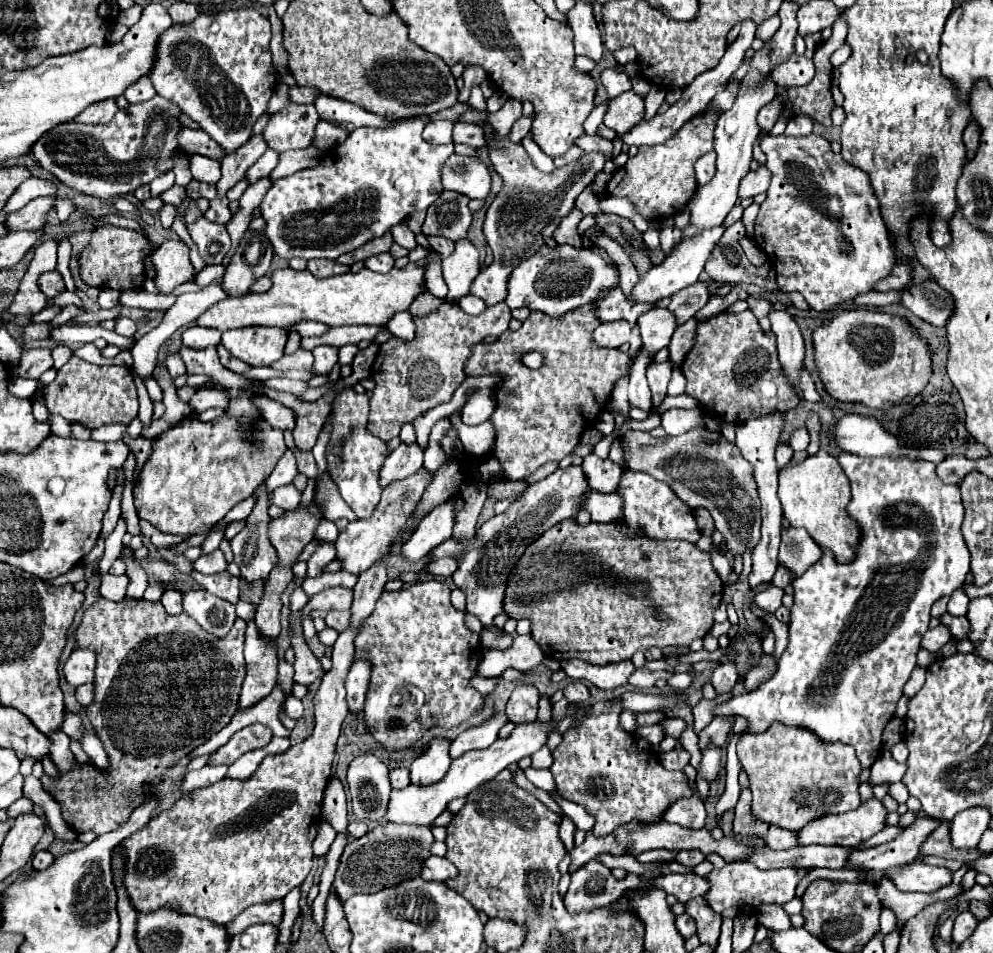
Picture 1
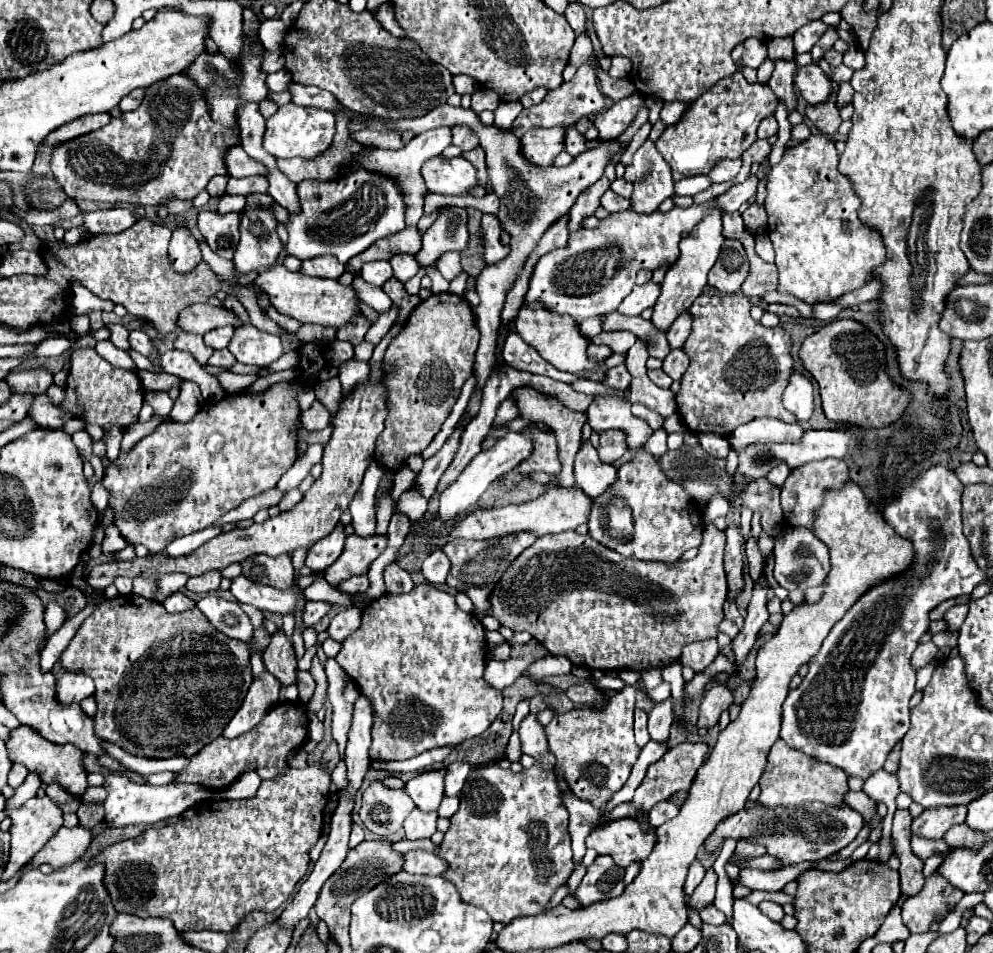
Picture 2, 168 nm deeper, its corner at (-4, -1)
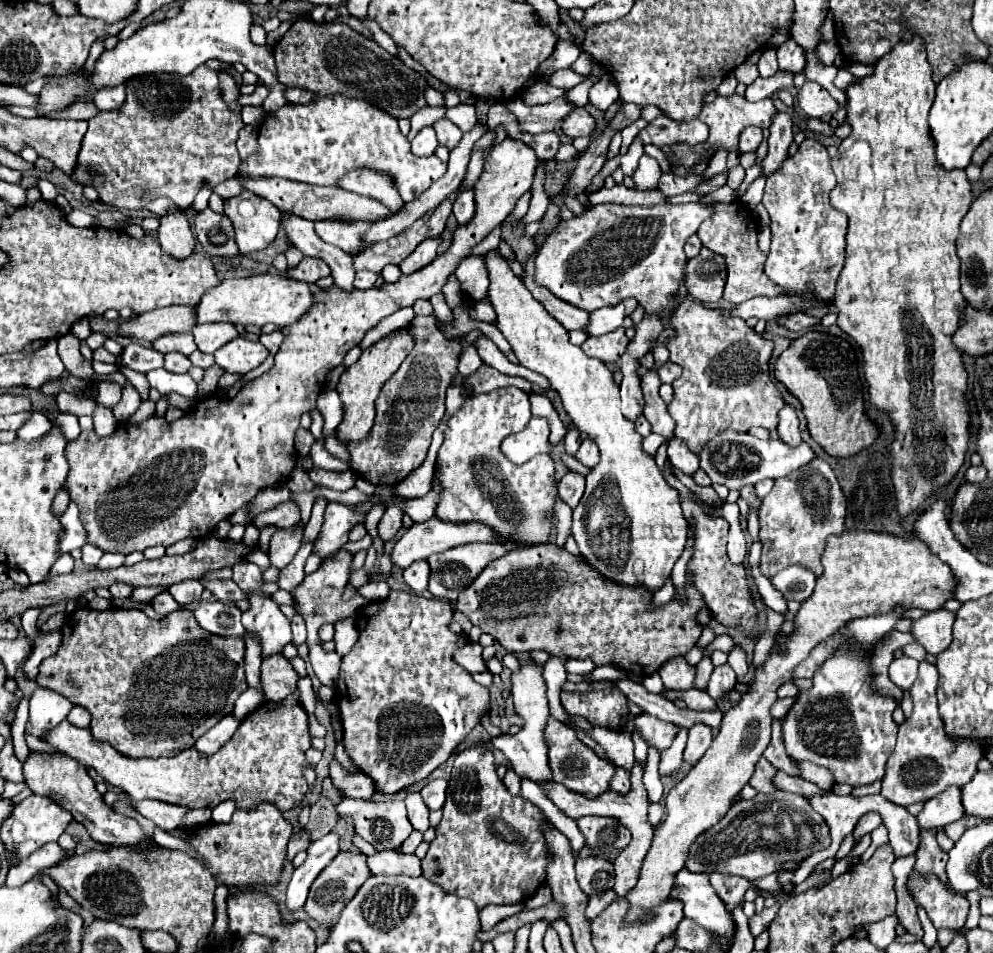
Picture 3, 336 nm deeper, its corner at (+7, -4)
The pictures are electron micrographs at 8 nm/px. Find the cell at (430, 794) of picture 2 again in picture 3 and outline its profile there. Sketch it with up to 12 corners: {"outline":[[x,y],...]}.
{"outline":[[420,793],[406,795],[408,819],[412,827],[424,833],[428,807]]}

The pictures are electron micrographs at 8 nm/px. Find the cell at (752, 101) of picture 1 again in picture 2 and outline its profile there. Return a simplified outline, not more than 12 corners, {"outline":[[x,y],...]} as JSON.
{"outline":[[721,210],[681,240],[669,266],[653,324],[671,322],[703,292],[725,236]]}

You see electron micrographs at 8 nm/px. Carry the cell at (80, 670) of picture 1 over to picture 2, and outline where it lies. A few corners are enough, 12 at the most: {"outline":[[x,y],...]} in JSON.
{"outline":[[85,672],[57,680],[57,700],[81,702],[95,692]]}

